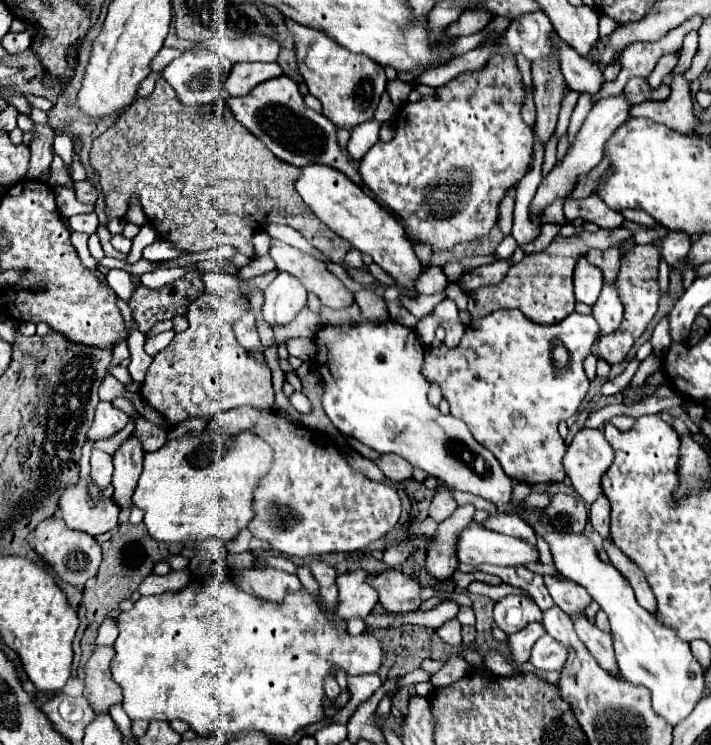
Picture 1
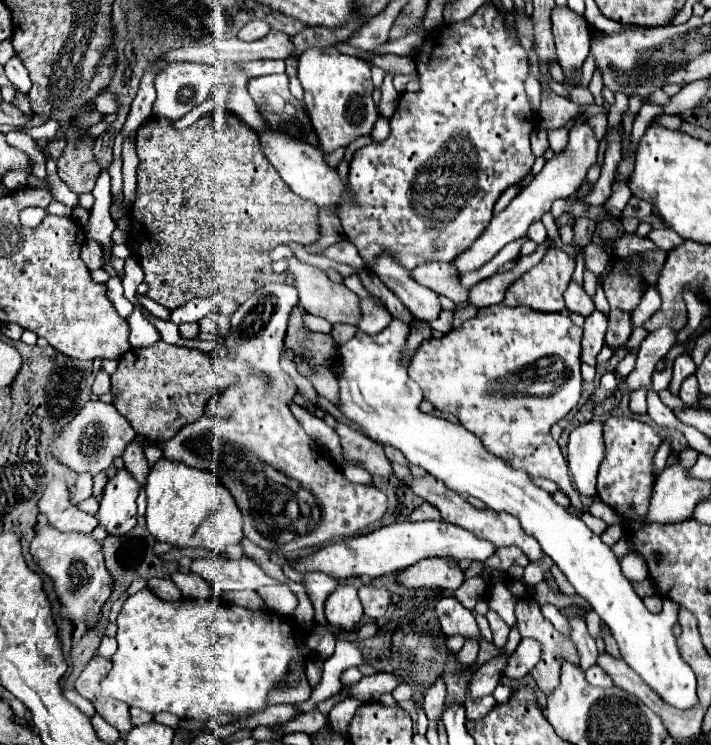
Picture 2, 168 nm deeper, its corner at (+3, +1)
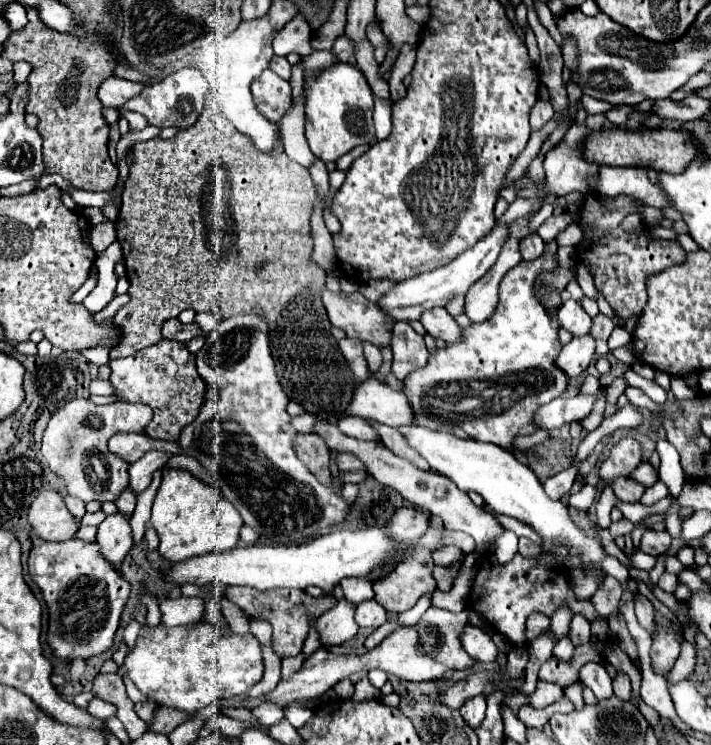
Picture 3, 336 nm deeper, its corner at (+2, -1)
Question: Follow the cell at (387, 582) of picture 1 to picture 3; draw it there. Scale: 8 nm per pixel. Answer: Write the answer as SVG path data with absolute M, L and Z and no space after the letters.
M374 598L366 600L366 602L360 602L356 606L356 622L358 622L358 626L378 628L386 622L386 610Z

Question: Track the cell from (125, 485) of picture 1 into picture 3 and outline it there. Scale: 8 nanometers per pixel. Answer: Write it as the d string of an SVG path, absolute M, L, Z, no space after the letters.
M116 512L104 518L104 522L98 524L98 536L96 544L100 546L102 556L114 564L114 568L120 566L126 552L132 548L132 528L130 518L124 512Z

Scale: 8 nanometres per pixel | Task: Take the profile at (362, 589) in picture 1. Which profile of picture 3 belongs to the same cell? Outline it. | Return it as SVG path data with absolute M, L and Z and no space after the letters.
M338 600L336 606L326 610L318 618L318 634L322 644L344 644L356 636L358 624L354 622L354 604L348 600Z

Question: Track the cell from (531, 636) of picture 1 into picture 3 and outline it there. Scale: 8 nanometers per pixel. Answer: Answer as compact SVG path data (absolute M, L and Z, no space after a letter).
M478 694L474 698L468 698L462 708L460 708L460 714L462 718L472 726L472 728L478 728L480 722L484 720L484 712L486 712L486 696L484 694Z

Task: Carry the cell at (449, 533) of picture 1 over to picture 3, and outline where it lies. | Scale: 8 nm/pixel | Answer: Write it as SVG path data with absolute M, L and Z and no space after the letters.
M420 550L414 558L400 562L390 574L386 574L374 582L374 592L376 592L374 598L390 612L406 612L418 602L418 598L422 594L432 592L436 588L436 578L432 576L432 572L434 572L434 560L432 560L430 552Z

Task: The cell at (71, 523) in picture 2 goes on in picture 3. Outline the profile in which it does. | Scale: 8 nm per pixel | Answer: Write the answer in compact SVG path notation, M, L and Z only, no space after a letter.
M44 490L28 510L28 522L42 540L70 540L76 536L80 524L66 510L64 498L56 490Z

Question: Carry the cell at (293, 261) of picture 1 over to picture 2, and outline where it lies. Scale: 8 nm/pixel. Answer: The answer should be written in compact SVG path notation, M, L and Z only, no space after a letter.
M289 258L289 270L293 272L295 280L297 280L297 290L299 290L299 302L301 306L313 314L313 316L321 316L325 320L329 320L331 324L343 322L343 324L353 324L357 326L357 322L361 320L361 308L359 308L359 296L353 294L345 284L335 284L327 278L327 274L315 266L303 264L297 258Z

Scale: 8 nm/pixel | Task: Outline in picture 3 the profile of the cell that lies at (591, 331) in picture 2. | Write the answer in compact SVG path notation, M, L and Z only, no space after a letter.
M584 334L582 338L574 338L570 344L566 344L560 352L558 366L570 376L576 378L582 372L586 372L586 368L590 366L590 362L594 360L594 350L596 350L596 342L590 334Z

